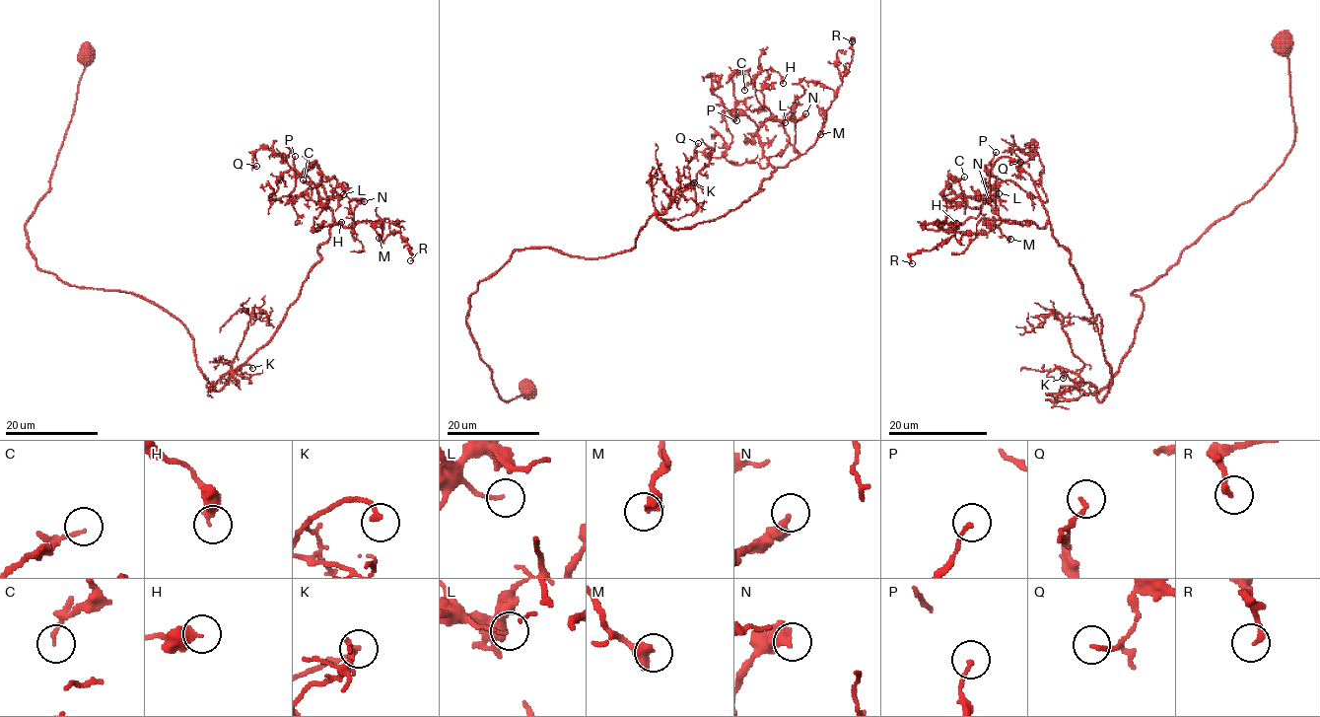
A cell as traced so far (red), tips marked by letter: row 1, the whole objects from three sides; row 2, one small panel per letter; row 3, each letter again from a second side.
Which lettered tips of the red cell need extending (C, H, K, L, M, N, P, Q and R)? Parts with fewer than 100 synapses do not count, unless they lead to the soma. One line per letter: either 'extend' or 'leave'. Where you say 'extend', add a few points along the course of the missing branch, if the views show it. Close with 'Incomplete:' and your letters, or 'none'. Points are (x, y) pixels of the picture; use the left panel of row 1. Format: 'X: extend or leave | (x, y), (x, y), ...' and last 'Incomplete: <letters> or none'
C: leave
H: leave
K: leave
L: leave
M: leave
N: leave
P: leave
Q: leave
R: leave
Incomplete: none

